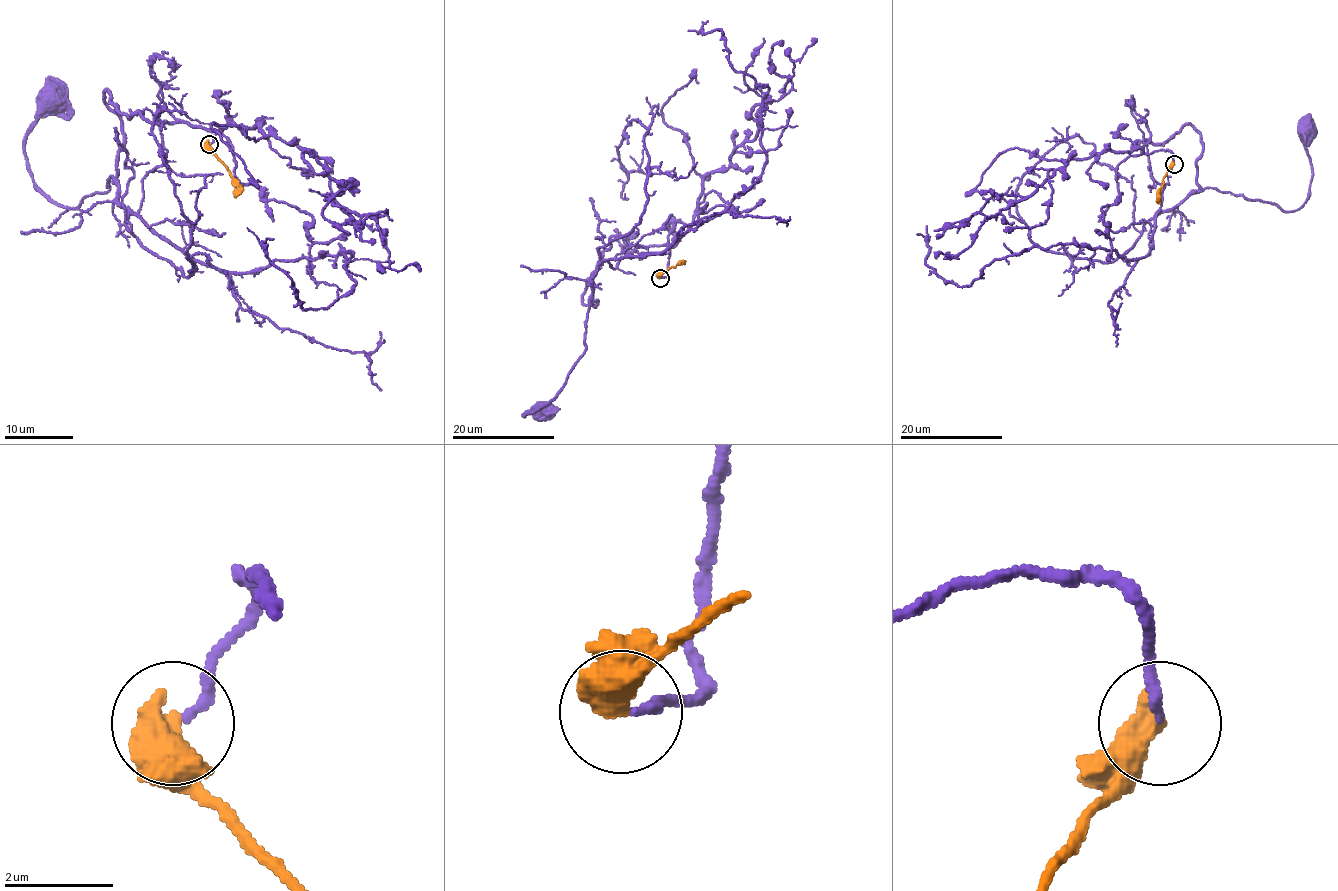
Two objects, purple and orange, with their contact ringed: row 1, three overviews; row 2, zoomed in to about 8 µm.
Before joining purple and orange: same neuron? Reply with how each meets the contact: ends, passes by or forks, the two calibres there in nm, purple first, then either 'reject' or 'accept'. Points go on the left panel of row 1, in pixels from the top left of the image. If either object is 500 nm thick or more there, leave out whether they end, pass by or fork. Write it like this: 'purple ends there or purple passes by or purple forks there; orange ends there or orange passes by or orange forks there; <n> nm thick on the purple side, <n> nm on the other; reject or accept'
180 nm thick on the purple side, 600 nm on the other; accept

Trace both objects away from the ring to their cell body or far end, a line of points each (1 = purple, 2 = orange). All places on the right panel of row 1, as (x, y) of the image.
1: (1174, 163), (1169, 151), (1132, 146), (1165, 143), (1187, 124), (1202, 146), (1202, 189), (1296, 211), (1309, 133)
2: (1174, 163), (1162, 180), (1157, 203)

